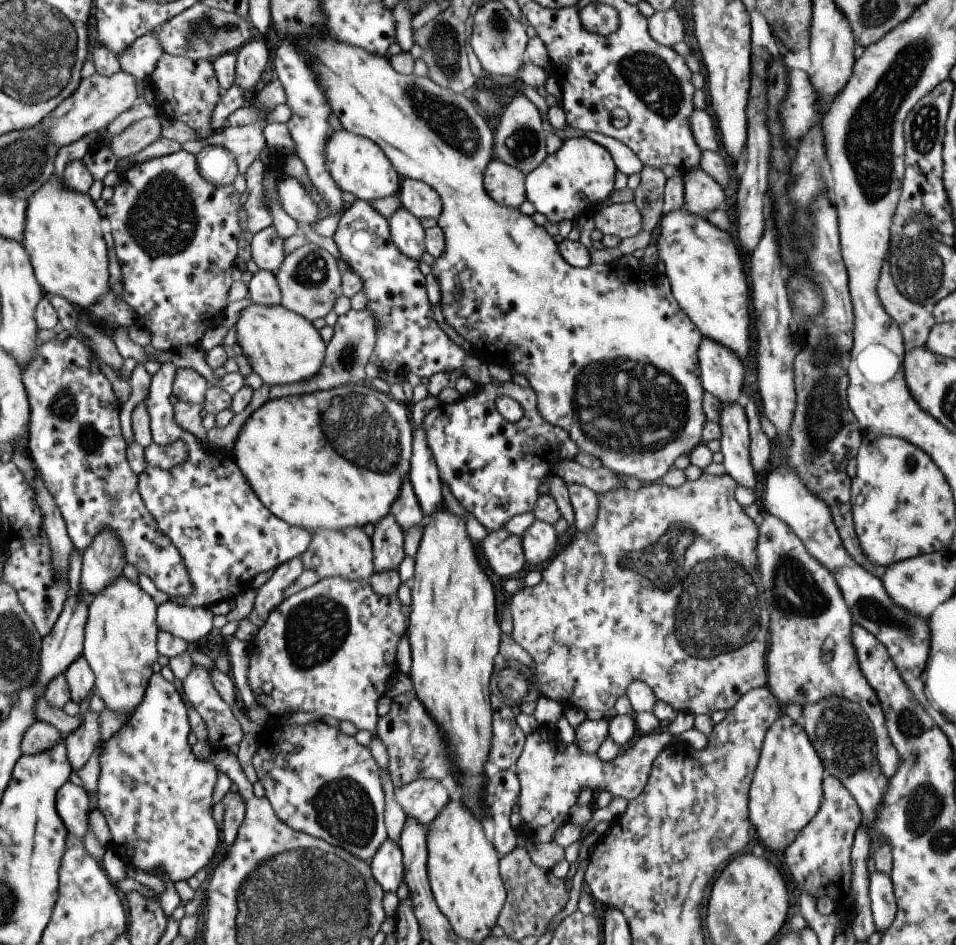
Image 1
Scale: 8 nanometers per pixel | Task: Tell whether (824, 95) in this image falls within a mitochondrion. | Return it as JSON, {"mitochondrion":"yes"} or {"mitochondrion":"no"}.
{"mitochondrion":"no"}

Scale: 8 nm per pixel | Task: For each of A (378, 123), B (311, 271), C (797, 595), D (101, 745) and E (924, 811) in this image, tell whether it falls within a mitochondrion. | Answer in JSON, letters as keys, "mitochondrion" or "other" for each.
{"A":"other","B":"mitochondrion","C":"mitochondrion","D":"other","E":"mitochondrion"}

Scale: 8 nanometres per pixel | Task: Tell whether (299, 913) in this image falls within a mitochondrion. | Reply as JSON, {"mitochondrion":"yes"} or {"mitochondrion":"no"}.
{"mitochondrion":"yes"}

